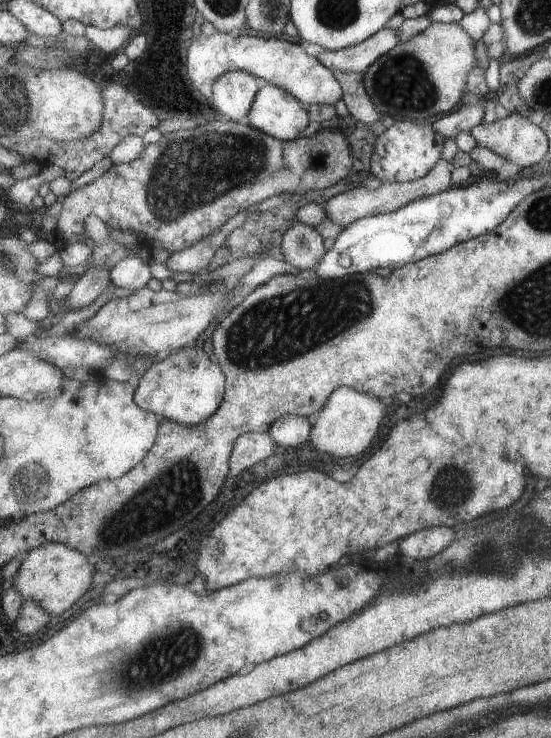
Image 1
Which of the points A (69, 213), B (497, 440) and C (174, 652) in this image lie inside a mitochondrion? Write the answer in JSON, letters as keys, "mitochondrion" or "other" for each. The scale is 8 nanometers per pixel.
{"A":"other","B":"other","C":"mitochondrion"}

